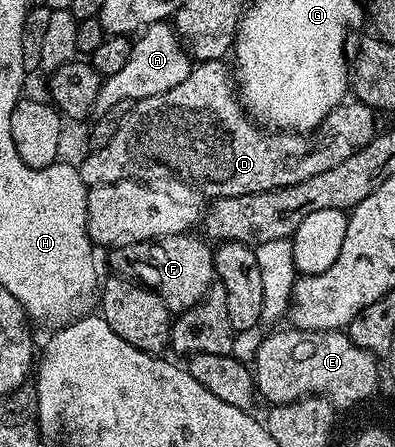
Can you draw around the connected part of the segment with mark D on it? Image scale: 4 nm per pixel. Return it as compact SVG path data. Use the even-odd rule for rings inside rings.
M225 60L199 61L178 86L163 94L133 102L116 135L112 135L104 147L87 152L82 166L76 169L78 178L87 187L111 185L117 181L146 183L151 180L153 173L161 171L162 165L167 165L176 176L191 181L209 199L235 197L304 183L312 179L312 175L332 171L332 167L340 167L344 159L363 149L376 136L375 110L357 99L351 100L351 105L339 105L318 124L317 129L309 133L267 131L255 124L243 109L239 94L232 84L231 70L230 73L226 70L226 64Z

